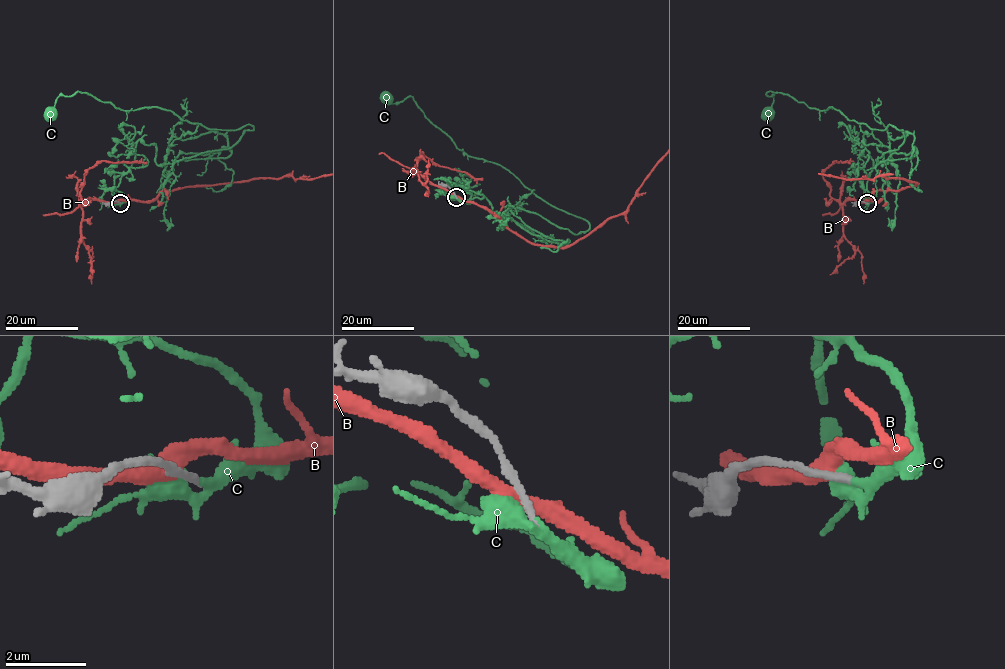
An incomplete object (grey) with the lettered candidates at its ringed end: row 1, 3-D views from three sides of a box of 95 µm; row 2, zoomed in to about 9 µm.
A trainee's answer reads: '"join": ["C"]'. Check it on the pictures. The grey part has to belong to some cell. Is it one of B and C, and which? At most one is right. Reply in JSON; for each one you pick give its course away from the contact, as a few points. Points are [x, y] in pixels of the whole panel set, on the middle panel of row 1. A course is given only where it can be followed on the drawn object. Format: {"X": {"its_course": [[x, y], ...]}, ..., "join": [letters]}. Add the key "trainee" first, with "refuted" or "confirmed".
{"trainee": "confirmed", "C": {"its_course": [[455, 196], [574, 234], [590, 227], [467, 156], [413, 98], [388, 98]]}, "join": ["C"]}

